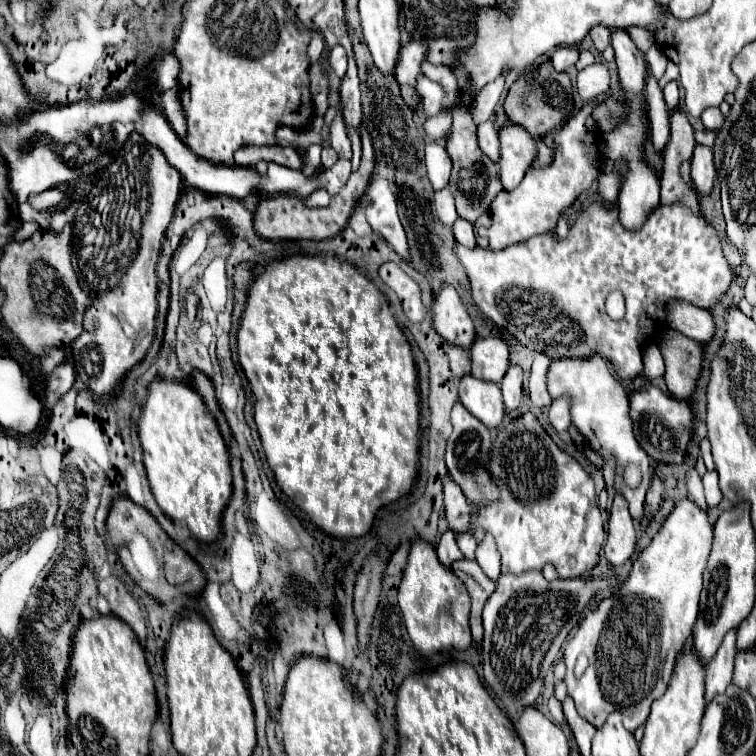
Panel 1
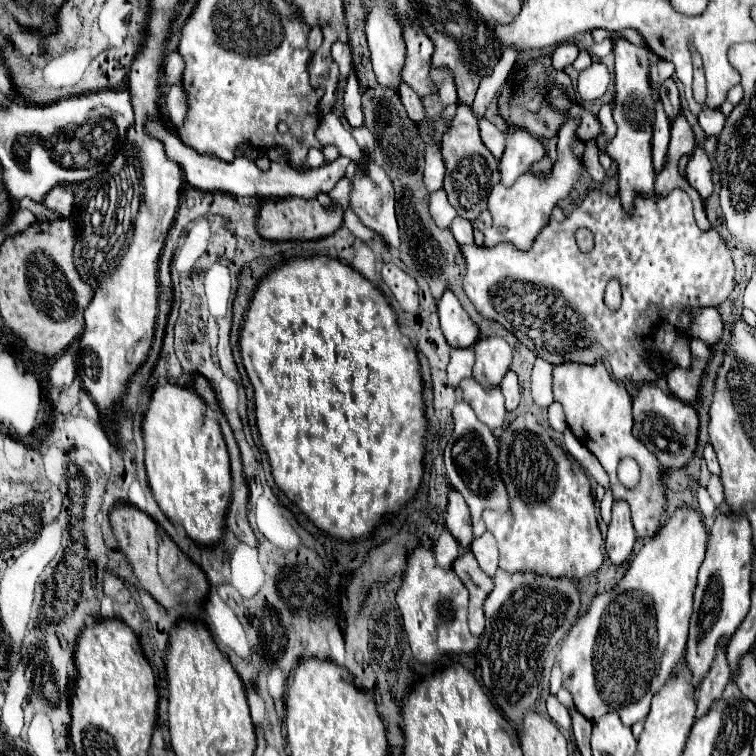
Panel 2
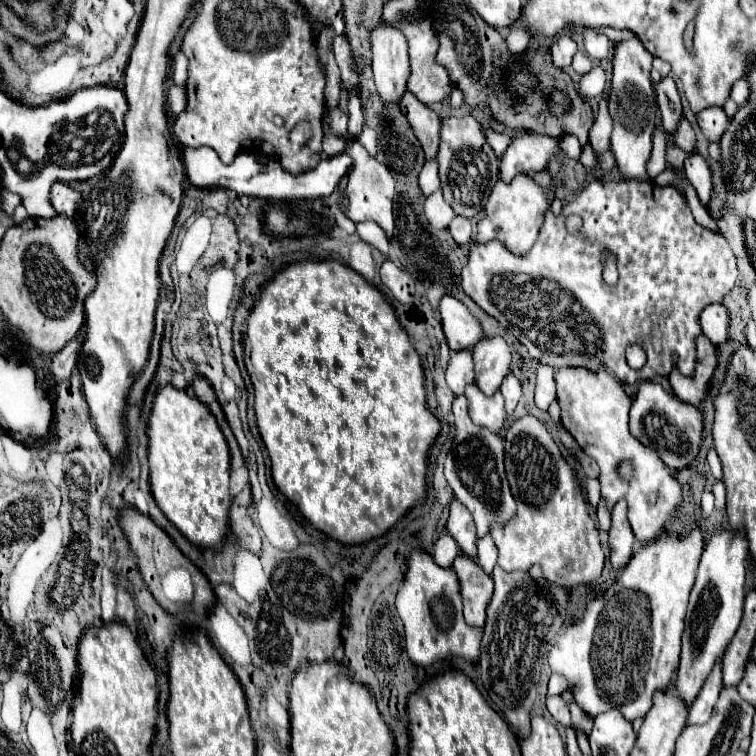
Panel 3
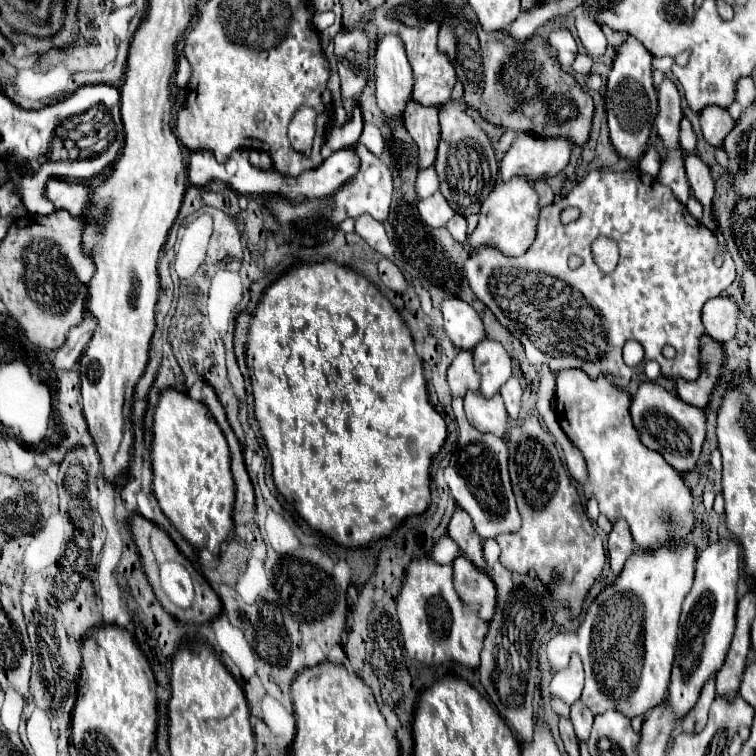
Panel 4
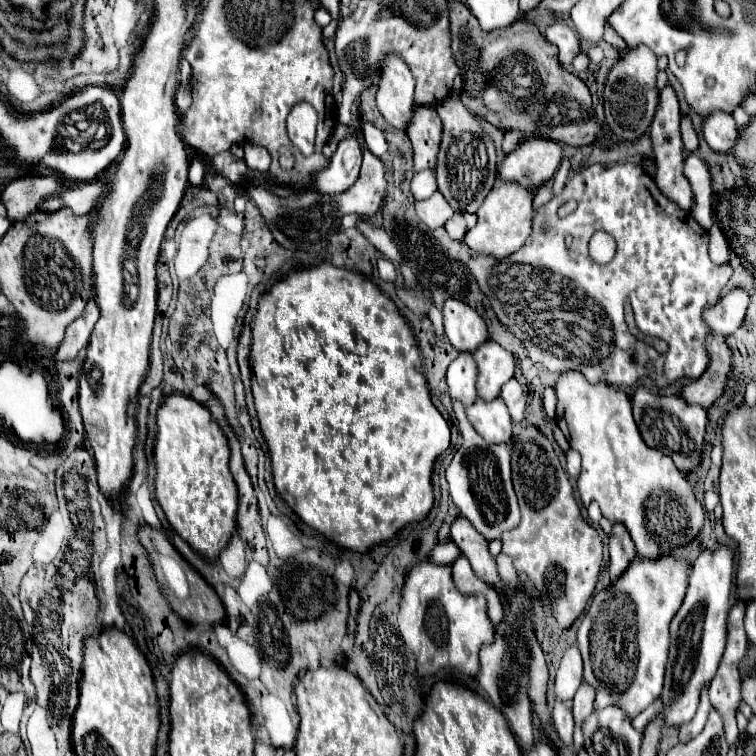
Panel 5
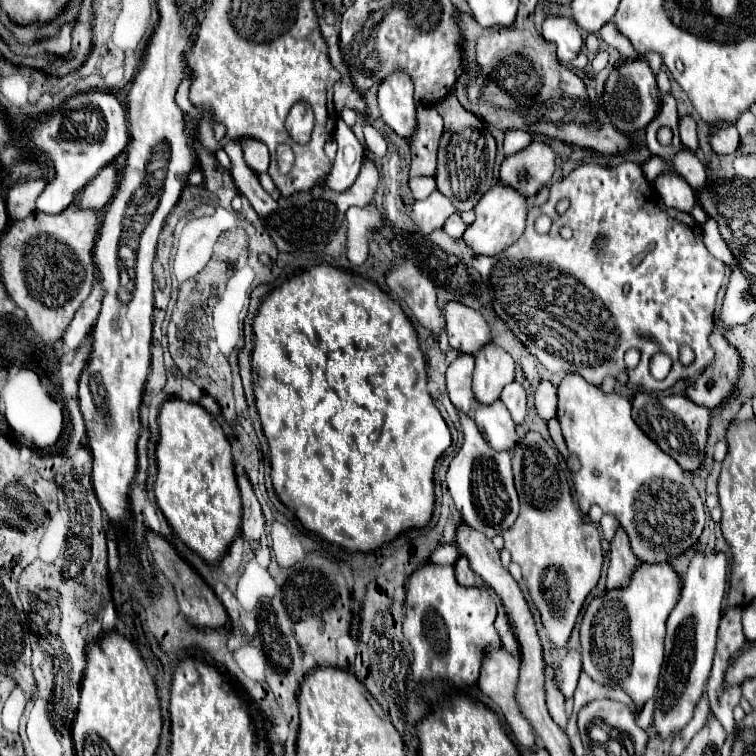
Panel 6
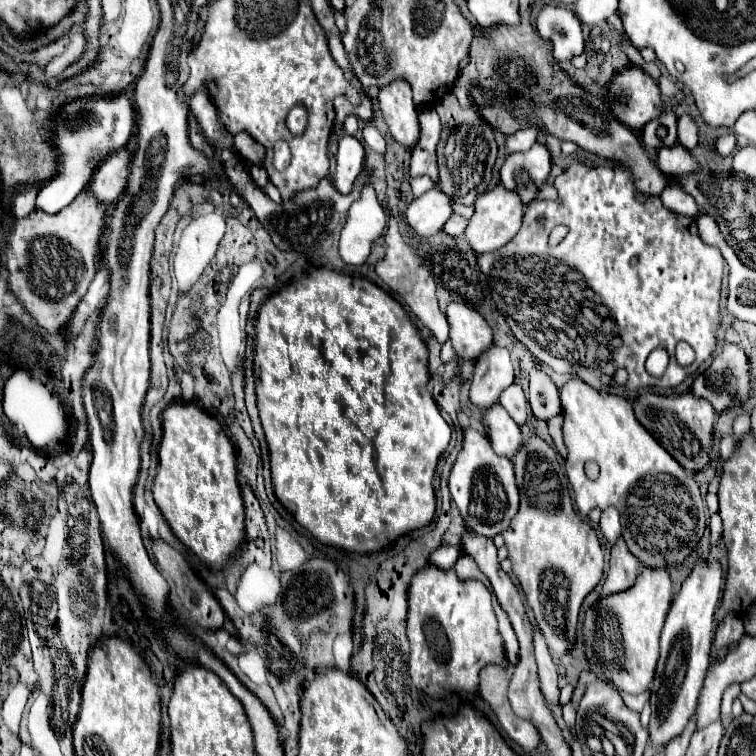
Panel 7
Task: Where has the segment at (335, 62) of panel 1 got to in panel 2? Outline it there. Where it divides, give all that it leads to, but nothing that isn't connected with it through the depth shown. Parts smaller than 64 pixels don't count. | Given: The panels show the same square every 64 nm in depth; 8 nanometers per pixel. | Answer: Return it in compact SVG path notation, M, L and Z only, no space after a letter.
M334 42L332 46L332 58L336 60L338 68L340 68L340 76L348 78L348 74L352 72L352 56L350 56L350 46L346 42Z

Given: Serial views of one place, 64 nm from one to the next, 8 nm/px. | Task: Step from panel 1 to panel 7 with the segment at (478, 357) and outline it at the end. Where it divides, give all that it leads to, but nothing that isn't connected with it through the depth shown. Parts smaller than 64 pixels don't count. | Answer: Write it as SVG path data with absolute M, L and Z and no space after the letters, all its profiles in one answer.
M492 346L480 360L476 360L474 378L470 382L470 402L480 410L488 410L512 382L514 368L510 352L506 348Z

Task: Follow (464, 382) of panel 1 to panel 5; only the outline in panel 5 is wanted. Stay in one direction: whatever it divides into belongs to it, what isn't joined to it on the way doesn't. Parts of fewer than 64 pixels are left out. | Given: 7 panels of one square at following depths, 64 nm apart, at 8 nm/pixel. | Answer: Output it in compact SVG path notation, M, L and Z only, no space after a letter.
M478 398L470 408L466 408L466 414L476 432L480 432L488 444L512 442L512 418L508 416L504 400L496 398L492 402L484 402Z

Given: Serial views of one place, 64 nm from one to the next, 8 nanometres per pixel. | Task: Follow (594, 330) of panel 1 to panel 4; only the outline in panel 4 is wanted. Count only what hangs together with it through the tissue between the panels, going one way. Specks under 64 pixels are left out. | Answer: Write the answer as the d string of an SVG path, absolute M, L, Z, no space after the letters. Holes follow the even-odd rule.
M628 168L624 172L590 170L564 198L540 210L536 238L528 252L518 258L504 258L504 254L494 248L474 250L464 264L464 274L474 294L492 310L500 324L522 342L526 358L532 364L546 364L552 372L578 368L592 380L600 374L612 376L612 384L626 388L634 376L642 374L642 364L630 368L622 358L622 346L628 340L642 344L644 360L656 360L664 378L696 380L700 376L698 346L704 334L700 320L702 306L710 298L720 296L736 278L732 258L726 256L722 266L716 266L714 250L714 232L692 218L686 206L672 198L672 192L652 176L646 176L638 168ZM566 206L576 206L580 210L578 220L570 224L560 222L560 212ZM598 236L614 238L620 248L620 260L612 274L604 274L592 260L590 244ZM666 344L676 350L672 360L662 356Z

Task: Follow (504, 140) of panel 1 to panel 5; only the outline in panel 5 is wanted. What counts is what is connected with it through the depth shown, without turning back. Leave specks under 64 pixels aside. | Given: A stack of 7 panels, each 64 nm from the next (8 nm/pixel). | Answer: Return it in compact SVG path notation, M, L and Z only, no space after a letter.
M528 138L504 158L498 174L502 180L518 182L522 188L534 190L556 174L560 160L562 146L558 142Z

